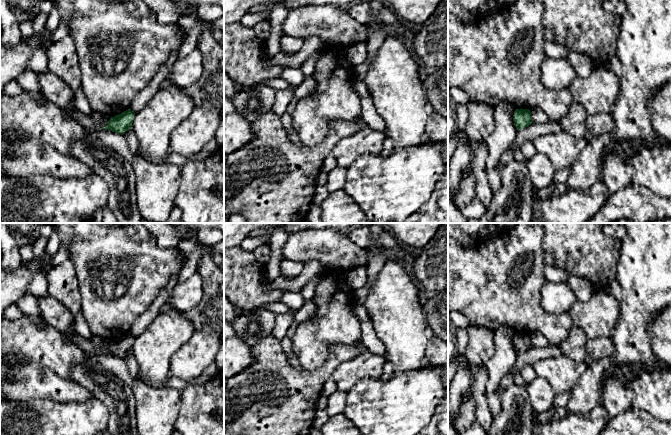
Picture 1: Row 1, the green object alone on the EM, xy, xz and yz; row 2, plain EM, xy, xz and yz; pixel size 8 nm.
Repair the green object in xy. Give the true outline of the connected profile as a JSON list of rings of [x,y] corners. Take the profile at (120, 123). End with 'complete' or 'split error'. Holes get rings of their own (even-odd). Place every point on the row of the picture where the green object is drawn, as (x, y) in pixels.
[[[128,109],[119,115],[111,117],[108,121],[108,124],[101,129],[108,129],[112,132],[124,134],[127,130],[131,128],[134,117],[135,113],[132,112],[131,109]]] | complete

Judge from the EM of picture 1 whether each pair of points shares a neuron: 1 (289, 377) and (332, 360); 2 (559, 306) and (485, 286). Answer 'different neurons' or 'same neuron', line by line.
1: same neuron
2: different neurons

